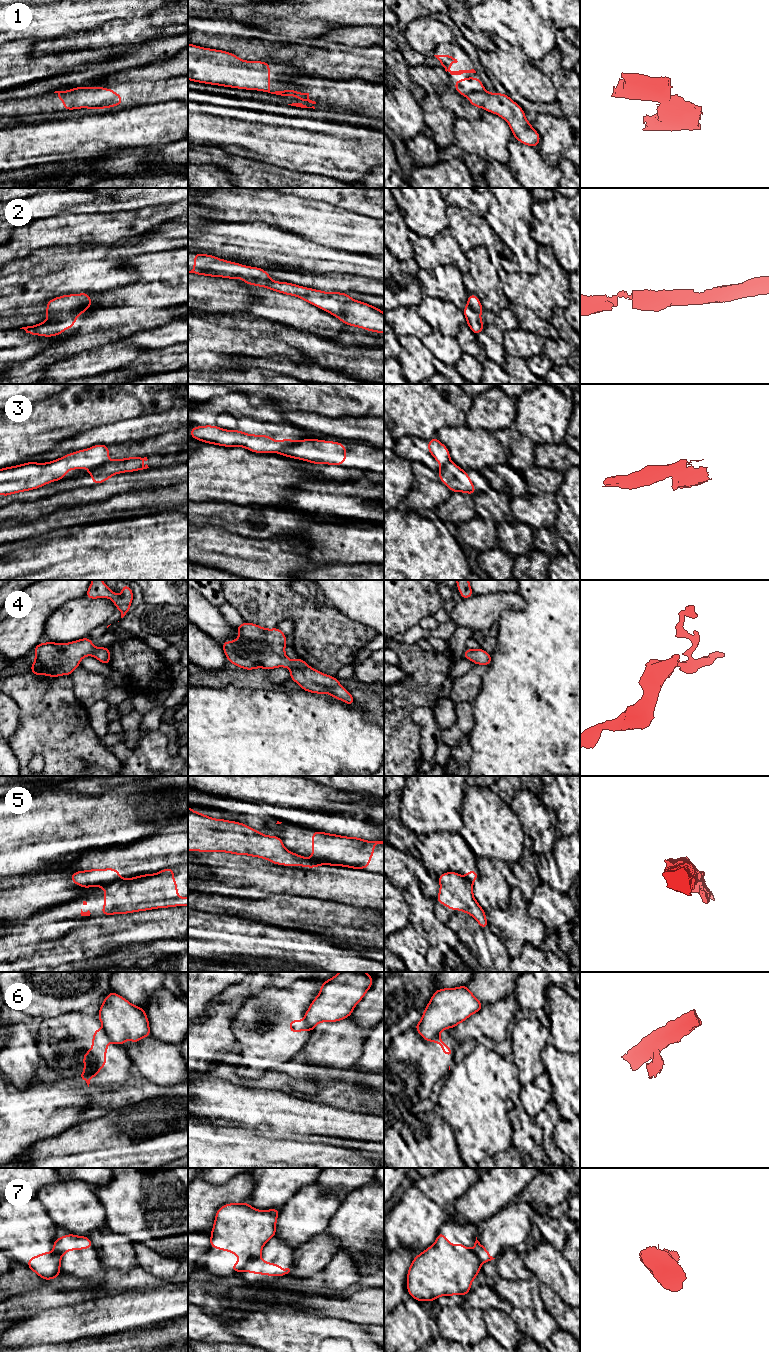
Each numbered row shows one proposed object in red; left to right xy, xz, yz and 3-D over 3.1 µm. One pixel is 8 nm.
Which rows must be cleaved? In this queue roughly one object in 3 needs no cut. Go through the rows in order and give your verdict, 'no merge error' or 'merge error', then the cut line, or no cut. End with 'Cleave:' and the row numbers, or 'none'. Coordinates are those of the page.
1: merge error | yz (478, 91), (471, 93)
2: no merge error | no cut
3: merge error | xy (108, 460), (88, 470)
4: no merge error | no cut
5: merge error | xy (122, 878), (103, 885)
6: merge error | xz (305, 1019), (312, 1028)
7: merge error | xz (259, 1255), (251, 1258), (239, 1271)
Cleave: 1, 3, 5, 6, 7

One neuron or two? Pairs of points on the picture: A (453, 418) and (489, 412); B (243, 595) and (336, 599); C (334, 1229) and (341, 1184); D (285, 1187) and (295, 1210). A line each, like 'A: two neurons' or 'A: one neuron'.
A: two neurons
B: two neurons
C: two neurons
D: two neurons

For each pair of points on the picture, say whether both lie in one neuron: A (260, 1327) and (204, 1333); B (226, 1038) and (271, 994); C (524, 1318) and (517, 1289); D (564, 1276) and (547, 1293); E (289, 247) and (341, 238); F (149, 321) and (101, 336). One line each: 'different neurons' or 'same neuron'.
A: different neurons
B: different neurons
C: same neuron
D: different neurons
E: different neurons
F: different neurons

